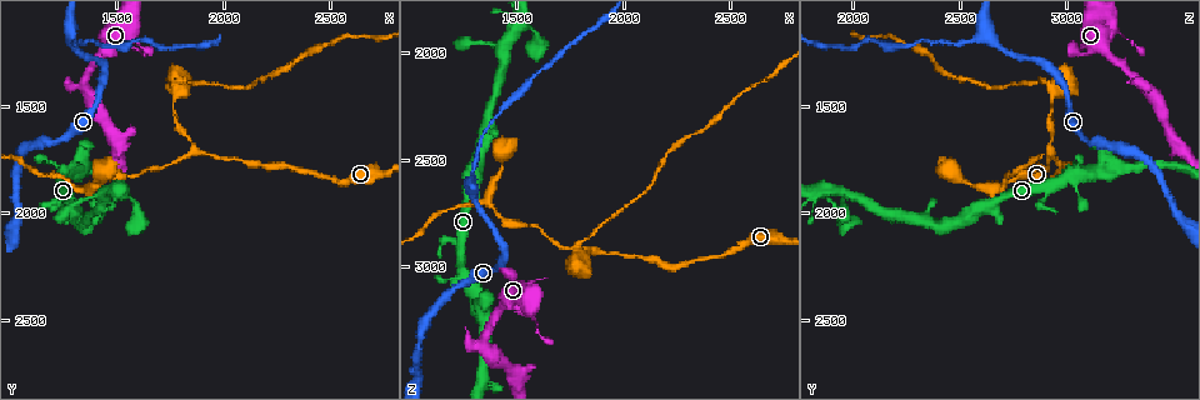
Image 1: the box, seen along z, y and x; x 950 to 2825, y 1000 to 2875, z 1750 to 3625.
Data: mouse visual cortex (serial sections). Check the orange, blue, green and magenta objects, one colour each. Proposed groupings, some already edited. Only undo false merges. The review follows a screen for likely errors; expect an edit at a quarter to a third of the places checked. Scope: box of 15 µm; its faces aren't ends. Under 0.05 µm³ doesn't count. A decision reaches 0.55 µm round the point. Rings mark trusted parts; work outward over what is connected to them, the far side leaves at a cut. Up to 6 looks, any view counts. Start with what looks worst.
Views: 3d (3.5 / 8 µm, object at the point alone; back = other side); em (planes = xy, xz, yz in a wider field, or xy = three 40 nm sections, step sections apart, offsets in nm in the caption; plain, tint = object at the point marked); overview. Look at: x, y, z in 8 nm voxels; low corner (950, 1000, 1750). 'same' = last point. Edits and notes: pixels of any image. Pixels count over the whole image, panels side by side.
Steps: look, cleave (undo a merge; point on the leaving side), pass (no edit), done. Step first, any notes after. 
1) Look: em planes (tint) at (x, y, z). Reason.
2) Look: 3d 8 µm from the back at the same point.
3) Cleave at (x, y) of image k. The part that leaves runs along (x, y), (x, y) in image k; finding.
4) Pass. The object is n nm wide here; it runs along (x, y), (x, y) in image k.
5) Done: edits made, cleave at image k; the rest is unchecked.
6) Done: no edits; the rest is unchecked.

Look: 3d 3.5 µm at (1860, 1710, 2920). Narrows sharply.

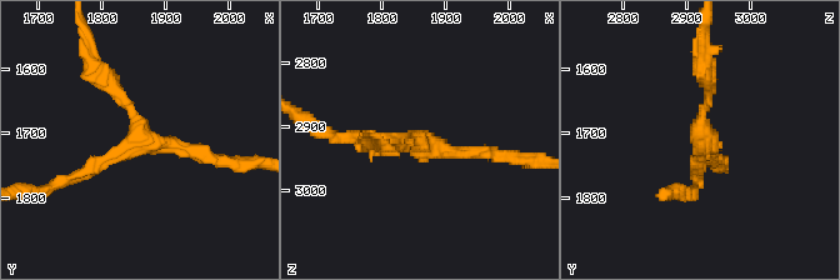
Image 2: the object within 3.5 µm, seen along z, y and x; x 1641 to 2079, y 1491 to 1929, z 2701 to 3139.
Look: em xy step 5 (tint) at (1865, 1710, 2925). 3 arms meet here; the arms are 150, 150, 200 nm wide.

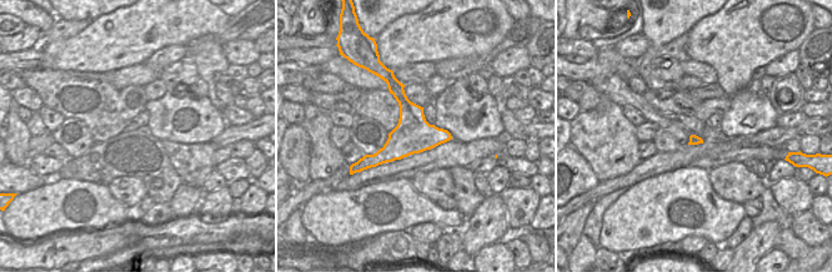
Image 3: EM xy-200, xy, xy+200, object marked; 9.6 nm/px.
Pass. It runs along (220, 163), (150, 144), (96, 68) in image 2; one cell here.

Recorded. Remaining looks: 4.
Look: 3d 3.5 µm at (1360, 1890, 2700).

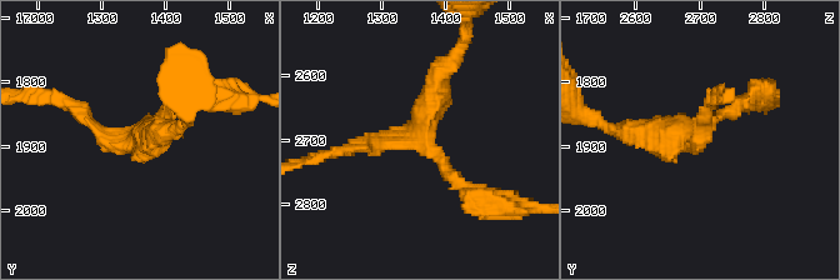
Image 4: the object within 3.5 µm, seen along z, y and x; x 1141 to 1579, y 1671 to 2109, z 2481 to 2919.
Look: em planes (tint) at (1365, 1880, 2695).

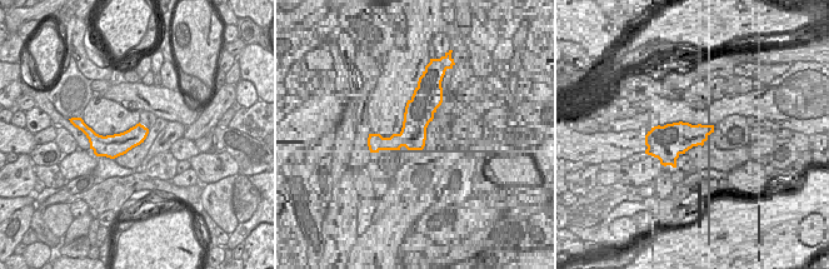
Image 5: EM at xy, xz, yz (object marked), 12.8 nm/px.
Pass. 3 arms meet here; the arms are 200, 200, 300 nm wide; it runs along (753, 98), (698, 133), (624, 129) in image 4; all the same cell.

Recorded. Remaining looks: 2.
Look: em xy step 1 (tint) at (1230, 1830, 3010). Branch point.

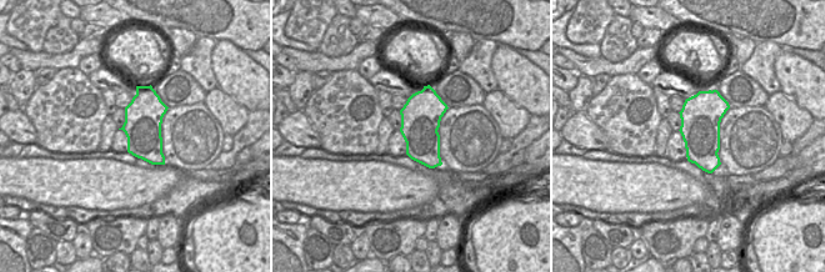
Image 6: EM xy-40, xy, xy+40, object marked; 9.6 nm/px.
Look: 3d 3.5 µm from the back at the same point. See where the arms go.

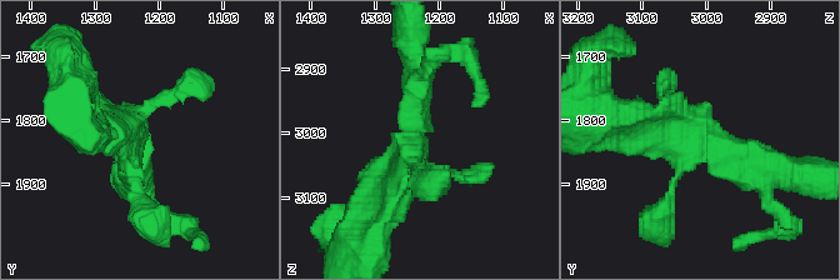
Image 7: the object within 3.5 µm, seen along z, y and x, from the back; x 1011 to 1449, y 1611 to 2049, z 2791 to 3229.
Pass. It runs along (775, 171), (689, 129), (628, 129) in image 7; one cell here.

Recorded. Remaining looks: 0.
Done: no edits; the rest is unchecked.

